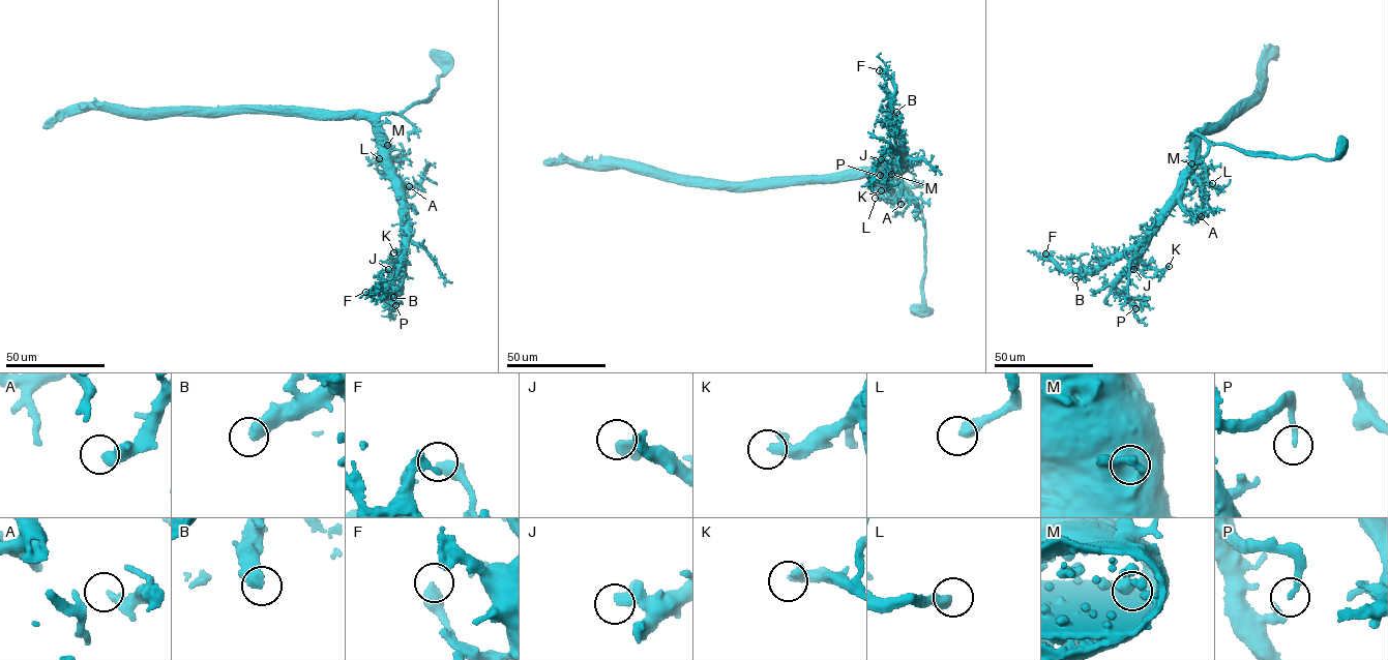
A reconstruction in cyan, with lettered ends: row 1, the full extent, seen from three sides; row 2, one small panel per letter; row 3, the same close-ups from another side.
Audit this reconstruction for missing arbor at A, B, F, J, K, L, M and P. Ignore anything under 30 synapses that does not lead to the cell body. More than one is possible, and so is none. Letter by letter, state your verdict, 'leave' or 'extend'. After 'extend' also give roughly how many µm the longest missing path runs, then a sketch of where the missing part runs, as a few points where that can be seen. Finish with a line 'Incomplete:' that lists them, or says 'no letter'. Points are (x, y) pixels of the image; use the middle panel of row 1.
A: leave
B: extend; about 10 µm are missing
F: leave
J: leave
K: leave
L: leave
M: leave
P: leave
Incomplete: B

